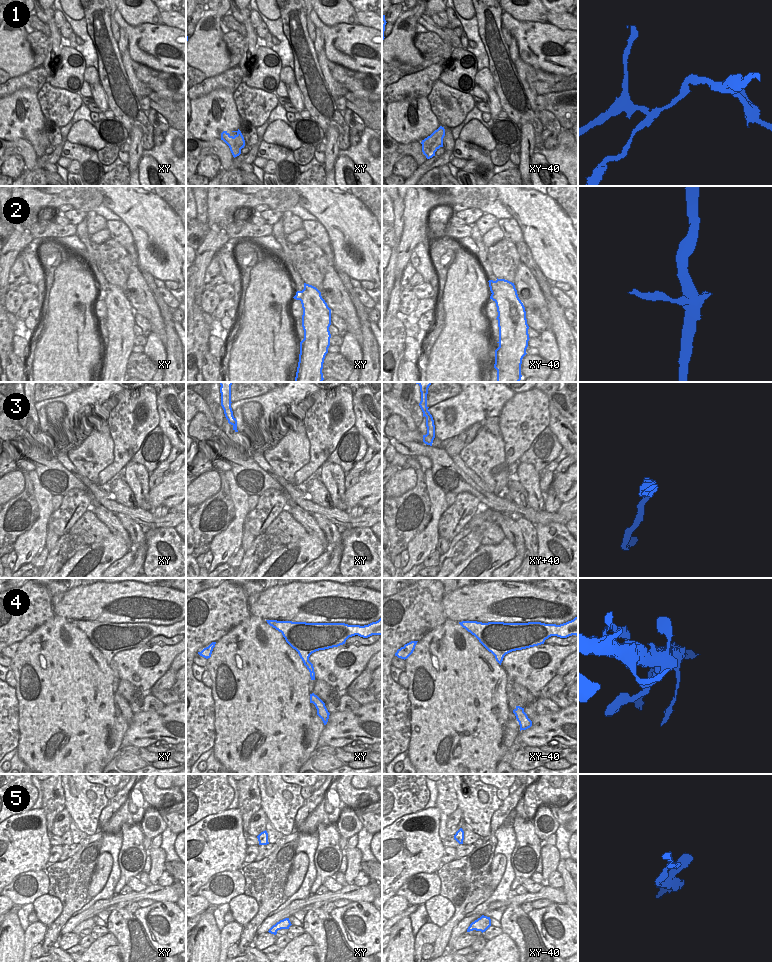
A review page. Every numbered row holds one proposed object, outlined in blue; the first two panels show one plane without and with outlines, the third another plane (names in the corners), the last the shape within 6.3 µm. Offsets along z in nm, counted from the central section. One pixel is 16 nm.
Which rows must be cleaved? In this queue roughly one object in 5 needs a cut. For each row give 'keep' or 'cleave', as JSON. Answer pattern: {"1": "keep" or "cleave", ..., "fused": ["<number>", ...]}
{"1": "cleave", "2": "cleave", "3": "keep", "4": "keep", "5": "keep", "fused": ["1", "2"]}

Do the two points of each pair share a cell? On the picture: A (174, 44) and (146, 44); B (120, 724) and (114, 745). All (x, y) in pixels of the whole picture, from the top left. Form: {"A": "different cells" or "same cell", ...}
{"A": "same cell", "B": "same cell"}

